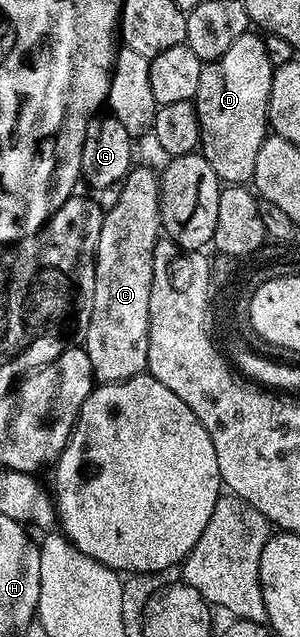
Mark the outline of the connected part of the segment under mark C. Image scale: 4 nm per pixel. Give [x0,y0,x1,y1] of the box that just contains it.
[82,167,162,384]

